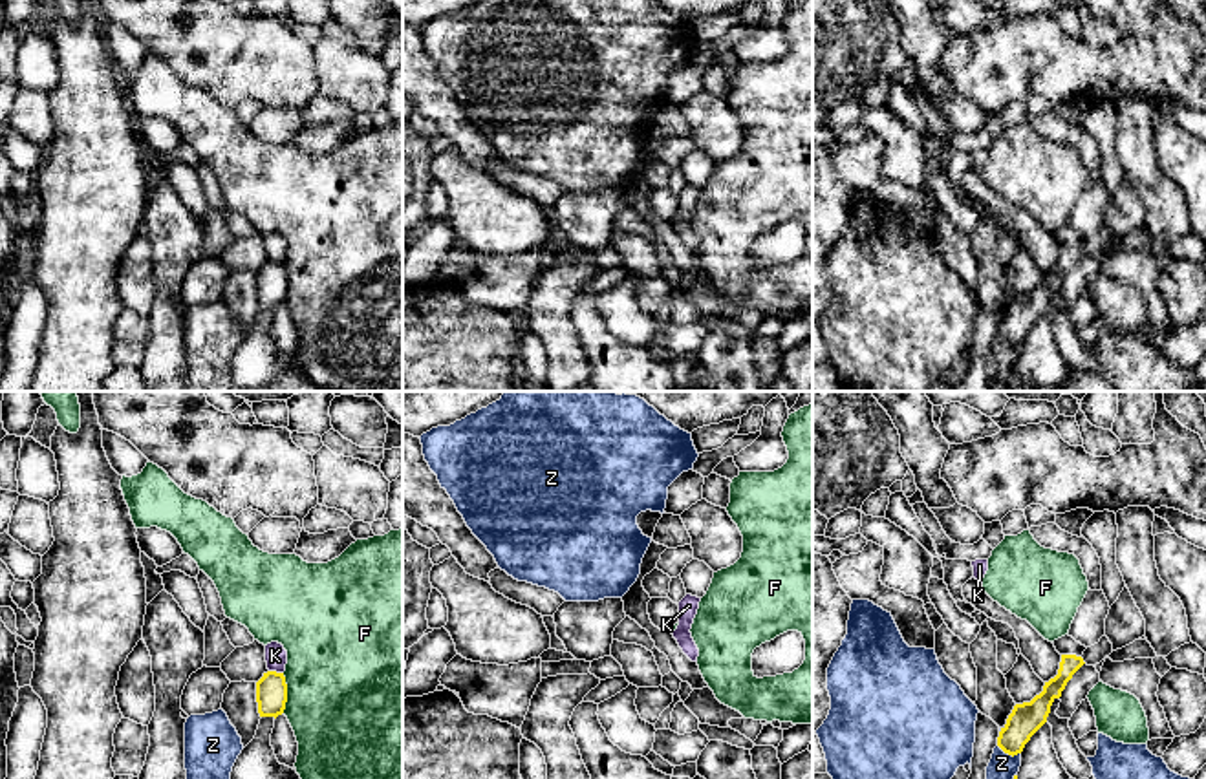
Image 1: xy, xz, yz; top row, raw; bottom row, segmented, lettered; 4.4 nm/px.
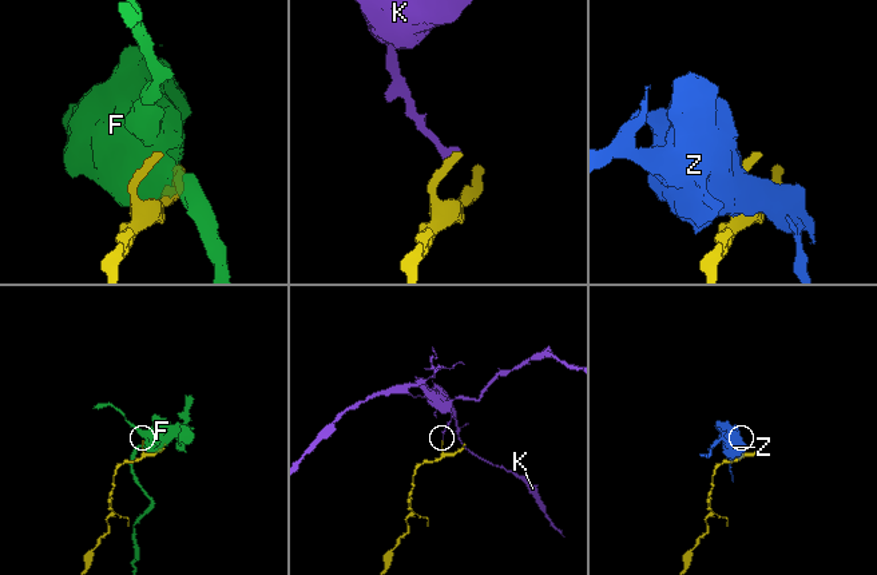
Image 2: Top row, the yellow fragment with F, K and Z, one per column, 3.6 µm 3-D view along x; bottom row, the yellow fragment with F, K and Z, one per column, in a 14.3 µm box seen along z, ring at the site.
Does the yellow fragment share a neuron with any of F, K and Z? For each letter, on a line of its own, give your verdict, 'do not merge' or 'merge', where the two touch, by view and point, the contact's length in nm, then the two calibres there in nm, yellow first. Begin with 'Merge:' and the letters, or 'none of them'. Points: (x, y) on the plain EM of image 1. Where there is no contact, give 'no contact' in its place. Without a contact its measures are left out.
Merge: none of them
F: do not merge; meets yellow in xy at (286, 284); contact 180 nm long; 140 nm thick on the yellow side, 500 nm on the other
K: do not merge; meets yellow in xy at (275, 262); contact 70 nm long; 140 nm thick on the yellow side, 100 nm on the other
Z: do not merge; meets yellow in yz at (1009, 344); contact 110 nm long; 140 nm thick on the yellow side, 130 nm on the other

